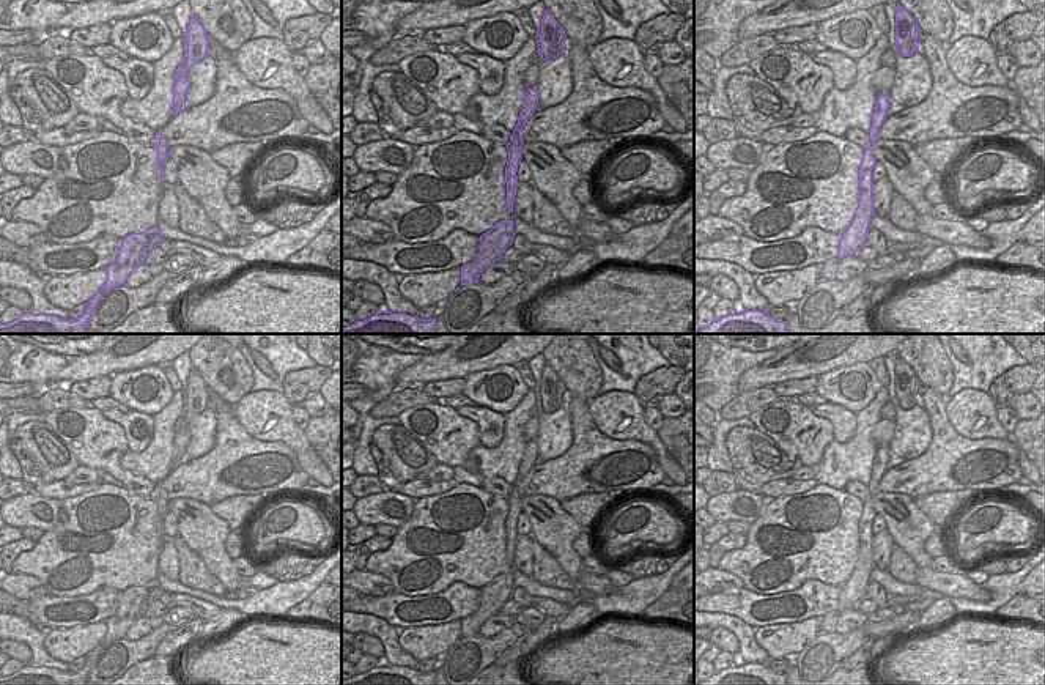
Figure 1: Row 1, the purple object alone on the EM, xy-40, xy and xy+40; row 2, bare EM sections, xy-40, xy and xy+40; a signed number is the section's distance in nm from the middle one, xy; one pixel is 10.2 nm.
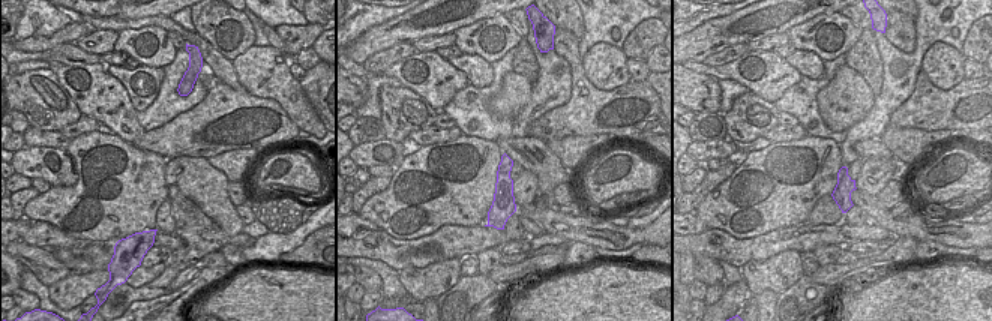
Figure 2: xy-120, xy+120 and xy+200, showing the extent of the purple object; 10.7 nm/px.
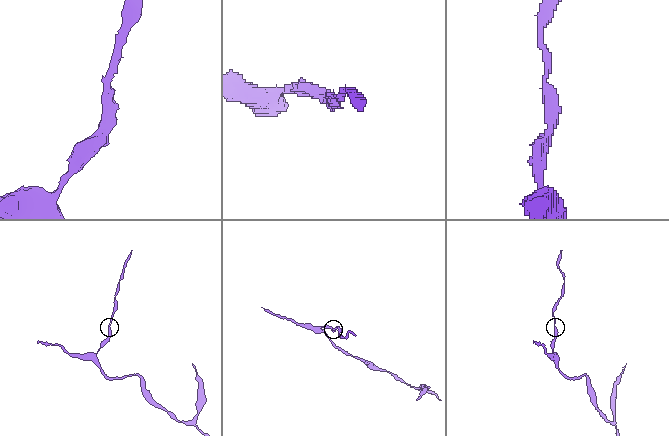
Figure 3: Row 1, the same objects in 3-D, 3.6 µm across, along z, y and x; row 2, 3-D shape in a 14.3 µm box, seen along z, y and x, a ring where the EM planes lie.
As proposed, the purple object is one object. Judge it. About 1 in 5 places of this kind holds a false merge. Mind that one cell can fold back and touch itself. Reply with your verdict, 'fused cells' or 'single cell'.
single cell

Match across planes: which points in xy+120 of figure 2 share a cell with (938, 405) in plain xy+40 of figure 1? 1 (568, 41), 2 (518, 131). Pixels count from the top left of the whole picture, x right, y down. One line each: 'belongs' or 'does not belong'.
1: belongs
2: does not belong

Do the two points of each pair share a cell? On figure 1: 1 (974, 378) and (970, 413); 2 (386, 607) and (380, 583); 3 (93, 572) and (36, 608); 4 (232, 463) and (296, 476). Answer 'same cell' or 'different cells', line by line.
1: different cells
2: different cells
3: different cells
4: same cell

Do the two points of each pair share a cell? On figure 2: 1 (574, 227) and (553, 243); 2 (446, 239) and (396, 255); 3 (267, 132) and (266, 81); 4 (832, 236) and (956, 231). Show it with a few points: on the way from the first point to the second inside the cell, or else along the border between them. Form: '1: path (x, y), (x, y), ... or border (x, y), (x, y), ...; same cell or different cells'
1: border (547, 233), (562, 236), (569, 243); different cells
2: path (434, 240), (414, 246), (408, 252); same cell
3: border (248, 92), (261, 98), (272, 98), (291, 122); different cells
4: border (869, 221), (881, 225), (892, 234); different cells

